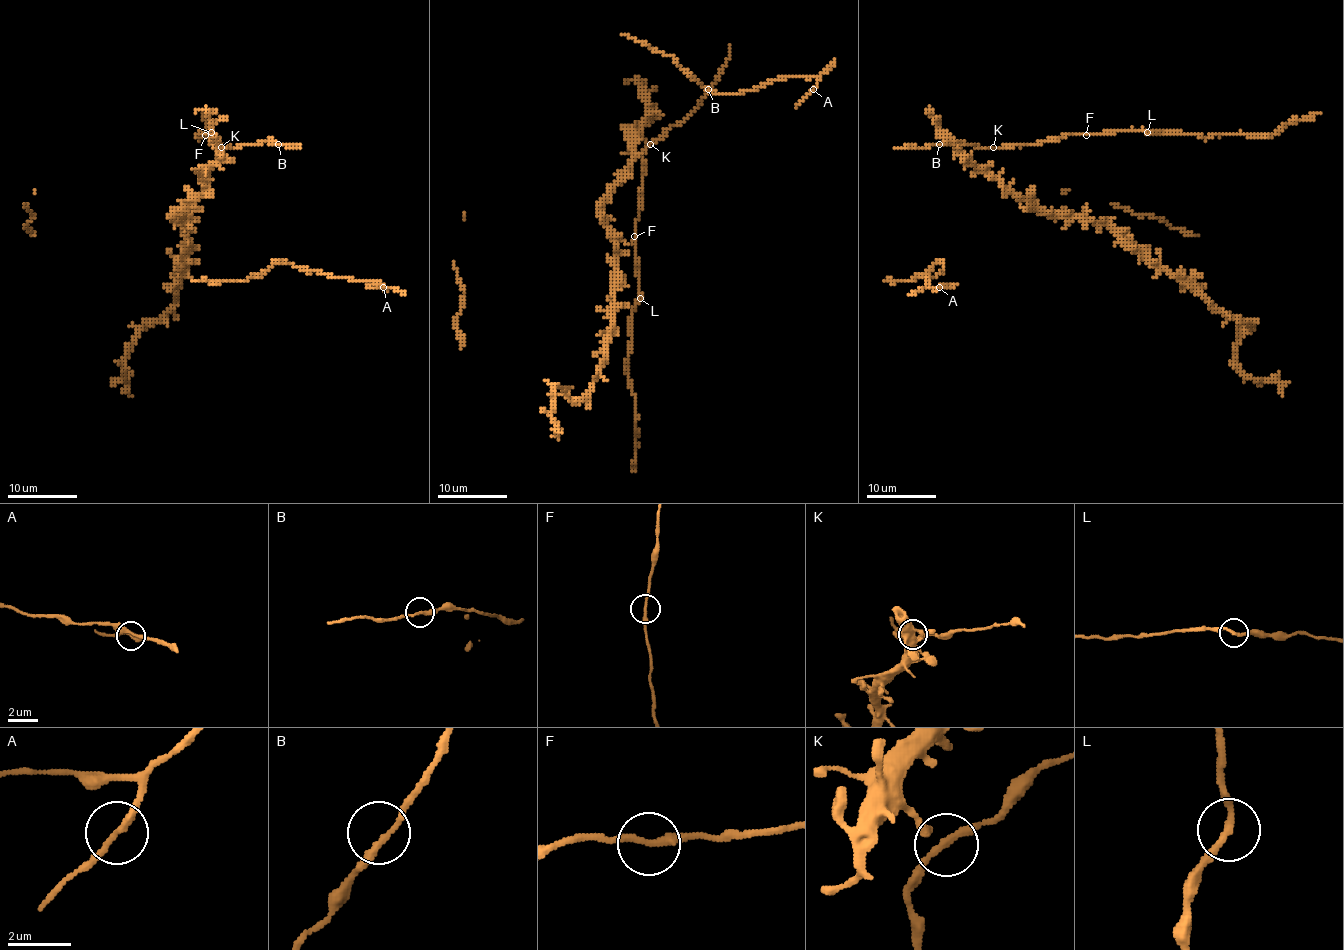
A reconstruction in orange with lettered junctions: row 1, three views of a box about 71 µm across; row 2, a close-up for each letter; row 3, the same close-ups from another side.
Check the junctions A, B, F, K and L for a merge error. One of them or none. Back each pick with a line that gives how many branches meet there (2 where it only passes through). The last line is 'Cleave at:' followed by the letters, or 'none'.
Cleave at: none

